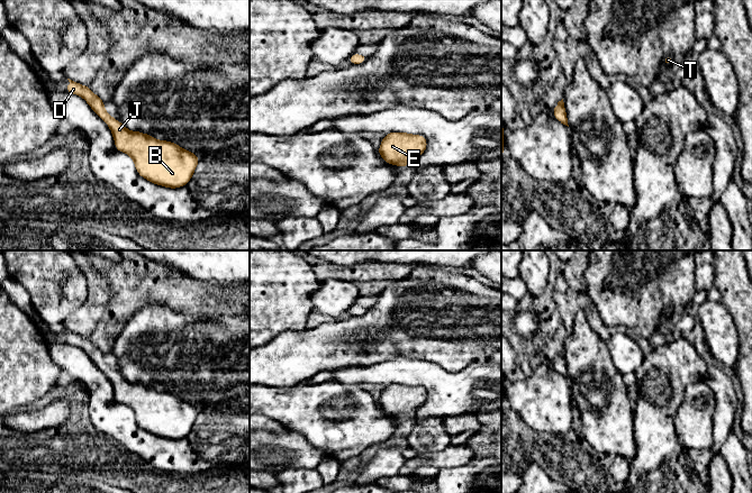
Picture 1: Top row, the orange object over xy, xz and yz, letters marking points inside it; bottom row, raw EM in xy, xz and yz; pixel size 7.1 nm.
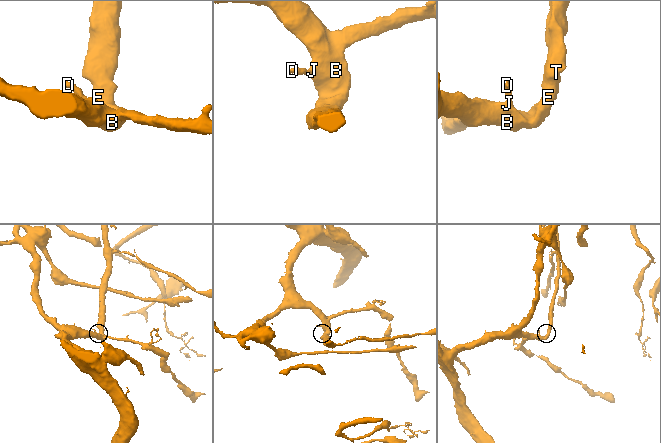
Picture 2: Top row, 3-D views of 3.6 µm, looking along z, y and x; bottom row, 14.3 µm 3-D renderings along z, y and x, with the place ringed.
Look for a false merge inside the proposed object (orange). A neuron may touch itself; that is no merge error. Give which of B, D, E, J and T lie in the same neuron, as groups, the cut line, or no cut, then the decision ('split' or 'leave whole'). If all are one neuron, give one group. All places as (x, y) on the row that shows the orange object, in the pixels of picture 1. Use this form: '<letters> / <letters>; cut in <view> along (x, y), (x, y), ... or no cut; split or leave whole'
B D E J T; no cut; leave whole

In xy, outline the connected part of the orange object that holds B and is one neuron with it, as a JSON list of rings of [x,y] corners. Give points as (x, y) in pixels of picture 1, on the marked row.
[[[67,80],[70,83],[65,91],[82,97],[96,115],[105,120],[112,133],[116,149],[133,158],[142,177],[169,189],[189,183],[199,163],[198,155],[172,141],[157,140],[151,135],[128,130],[107,113],[106,103],[89,86]]]

